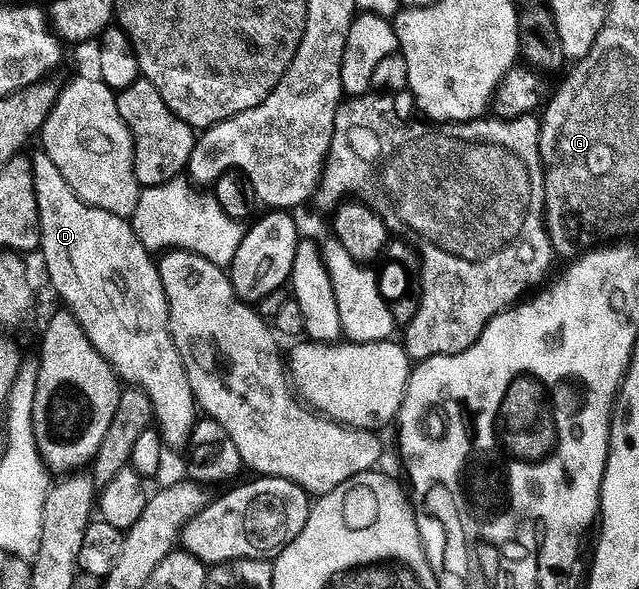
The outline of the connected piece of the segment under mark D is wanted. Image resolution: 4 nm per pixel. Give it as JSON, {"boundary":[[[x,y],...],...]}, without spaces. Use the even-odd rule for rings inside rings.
{"boundary":[[[37,150],[37,153],[35,153],[35,154],[32,153],[31,159],[32,159],[32,163],[33,163],[35,194],[37,195],[37,198],[38,198],[38,222],[40,224],[40,234],[41,234],[41,242],[40,242],[39,252],[40,252],[40,255],[42,255],[42,254],[45,255],[45,268],[46,268],[47,271],[49,271],[49,280],[50,280],[51,283],[53,283],[53,288],[54,288],[55,291],[57,291],[58,298],[61,299],[63,303],[65,303],[65,304],[62,304],[62,305],[64,305],[64,307],[67,309],[67,311],[71,315],[73,315],[74,318],[79,322],[79,326],[87,334],[87,338],[95,346],[95,350],[99,350],[99,354],[103,354],[103,358],[106,360],[106,362],[108,362],[108,364],[111,365],[111,367],[113,367],[113,370],[114,370],[114,372],[117,373],[118,377],[120,377],[120,379],[122,381],[124,381],[124,383],[126,385],[132,386],[134,389],[145,392],[147,394],[147,398],[151,398],[151,402],[153,403],[153,414],[154,414],[154,417],[156,417],[155,424],[156,424],[156,427],[160,431],[160,436],[161,436],[161,439],[164,443],[164,447],[166,449],[169,449],[169,450],[171,450],[171,448],[184,449],[186,447],[186,445],[188,445],[189,439],[191,439],[191,437],[193,437],[193,425],[196,424],[198,419],[199,419],[199,409],[198,409],[198,406],[197,406],[197,400],[195,399],[195,397],[193,397],[193,391],[191,390],[191,382],[188,380],[188,378],[186,378],[186,376],[181,374],[181,373],[184,373],[185,367],[183,366],[183,358],[179,354],[179,350],[177,349],[177,347],[175,346],[175,342],[171,338],[171,330],[169,329],[169,303],[167,302],[167,294],[163,290],[163,282],[161,281],[161,275],[159,274],[159,270],[157,269],[158,263],[154,260],[154,257],[151,255],[150,251],[145,248],[143,242],[140,241],[140,239],[137,236],[135,230],[133,229],[132,223],[130,223],[130,221],[128,219],[126,219],[126,217],[116,216],[115,214],[111,214],[107,210],[99,210],[95,206],[91,206],[87,202],[83,202],[80,198],[78,198],[77,195],[75,195],[74,192],[71,190],[71,186],[67,186],[67,182],[63,178],[63,174],[59,174],[59,170],[55,166],[55,162],[51,162],[51,158],[47,155],[47,153],[44,152],[44,150]],[[173,371],[177,371],[177,374],[181,374],[181,375],[177,375],[178,377],[177,376],[161,376],[161,375],[164,374],[164,372],[173,372]],[[169,400],[177,400],[178,406],[181,407],[183,411],[185,411],[185,420],[186,420],[187,424],[183,425],[182,428],[176,428],[175,425],[169,424],[169,420],[168,420],[167,417],[161,416],[161,415],[164,414],[165,407],[168,406]]]}

